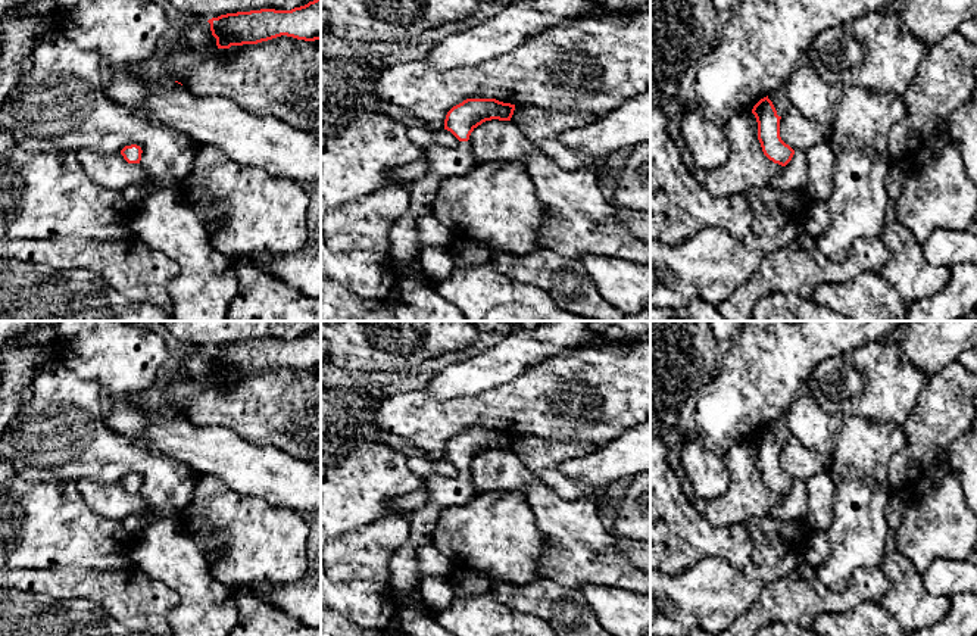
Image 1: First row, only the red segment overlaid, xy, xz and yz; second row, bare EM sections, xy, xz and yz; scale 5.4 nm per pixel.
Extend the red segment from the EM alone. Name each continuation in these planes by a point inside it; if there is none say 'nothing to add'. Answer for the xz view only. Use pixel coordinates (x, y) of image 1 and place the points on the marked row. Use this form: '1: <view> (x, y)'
1: xz (445, 161)

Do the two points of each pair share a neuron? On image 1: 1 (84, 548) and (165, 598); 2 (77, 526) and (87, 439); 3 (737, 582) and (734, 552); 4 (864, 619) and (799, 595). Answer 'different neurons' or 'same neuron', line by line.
1: different neurons
2: different neurons
3: different neurons
4: different neurons

